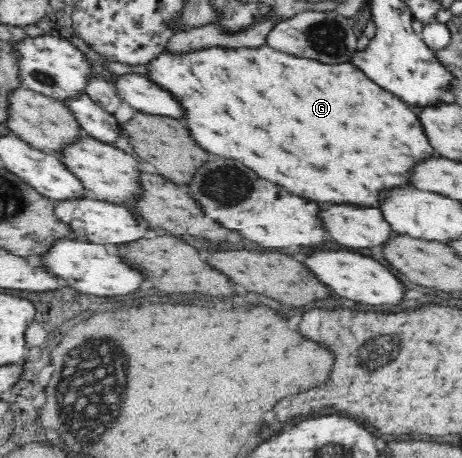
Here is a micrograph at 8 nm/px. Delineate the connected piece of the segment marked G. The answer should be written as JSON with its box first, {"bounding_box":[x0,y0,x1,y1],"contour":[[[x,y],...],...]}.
{"bounding_box":[146,47,435,207],"contour":[[[261,47],[261,49],[233,49],[233,51],[223,51],[223,49],[203,49],[197,53],[189,53],[189,55],[173,55],[171,51],[161,53],[156,58],[151,59],[146,64],[149,68],[149,77],[153,81],[157,81],[159,85],[167,87],[171,93],[177,95],[179,101],[183,101],[185,109],[187,109],[187,123],[193,131],[193,137],[199,141],[199,145],[215,155],[227,157],[227,159],[237,159],[243,165],[247,165],[251,171],[255,171],[259,177],[279,183],[281,187],[285,187],[287,191],[295,193],[295,195],[303,195],[311,201],[319,201],[319,203],[349,203],[349,205],[361,205],[361,207],[381,207],[385,203],[385,195],[387,191],[393,191],[397,187],[407,187],[411,185],[413,179],[413,171],[419,163],[433,159],[435,147],[431,145],[425,127],[421,123],[421,119],[413,113],[413,109],[407,107],[405,101],[401,101],[399,97],[395,97],[393,93],[381,89],[375,81],[371,81],[359,67],[355,67],[353,62],[339,63],[339,65],[323,65],[319,61],[313,59],[303,59],[303,57],[295,57],[295,55],[287,55],[287,53],[279,53],[271,47]]]}

